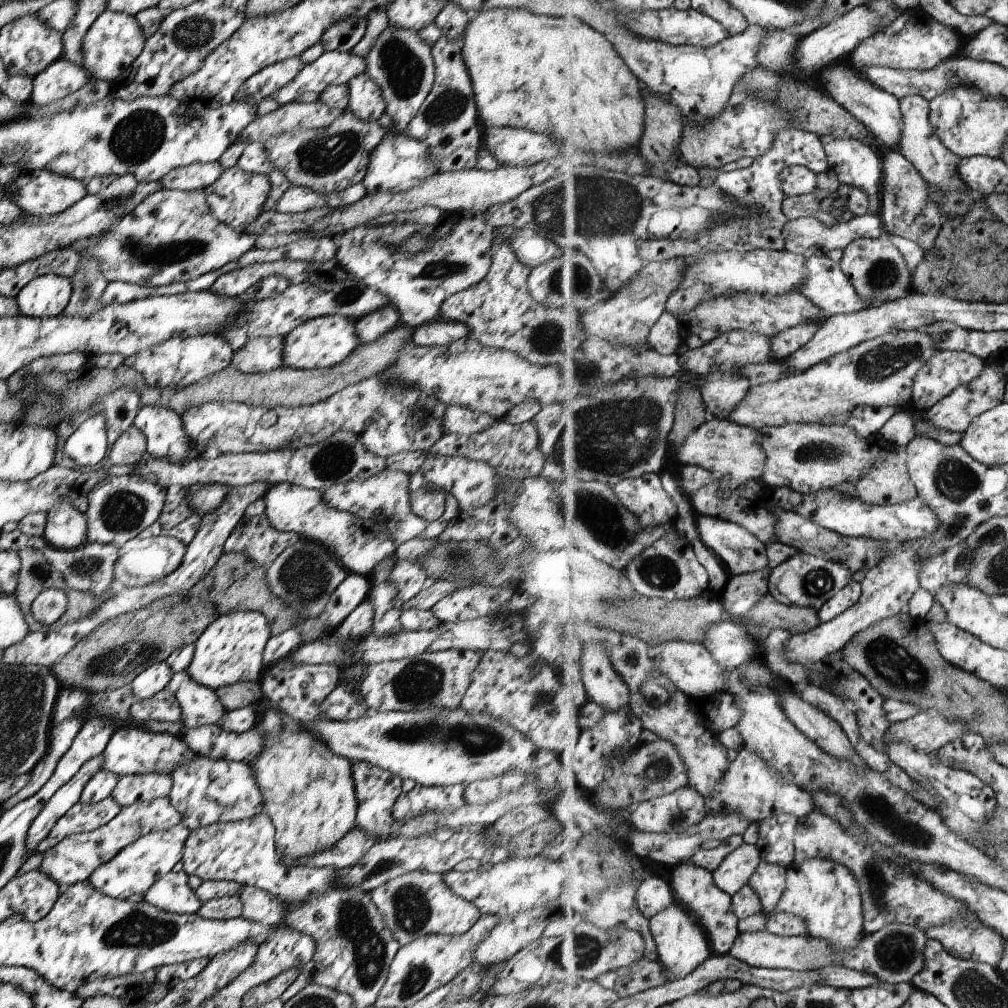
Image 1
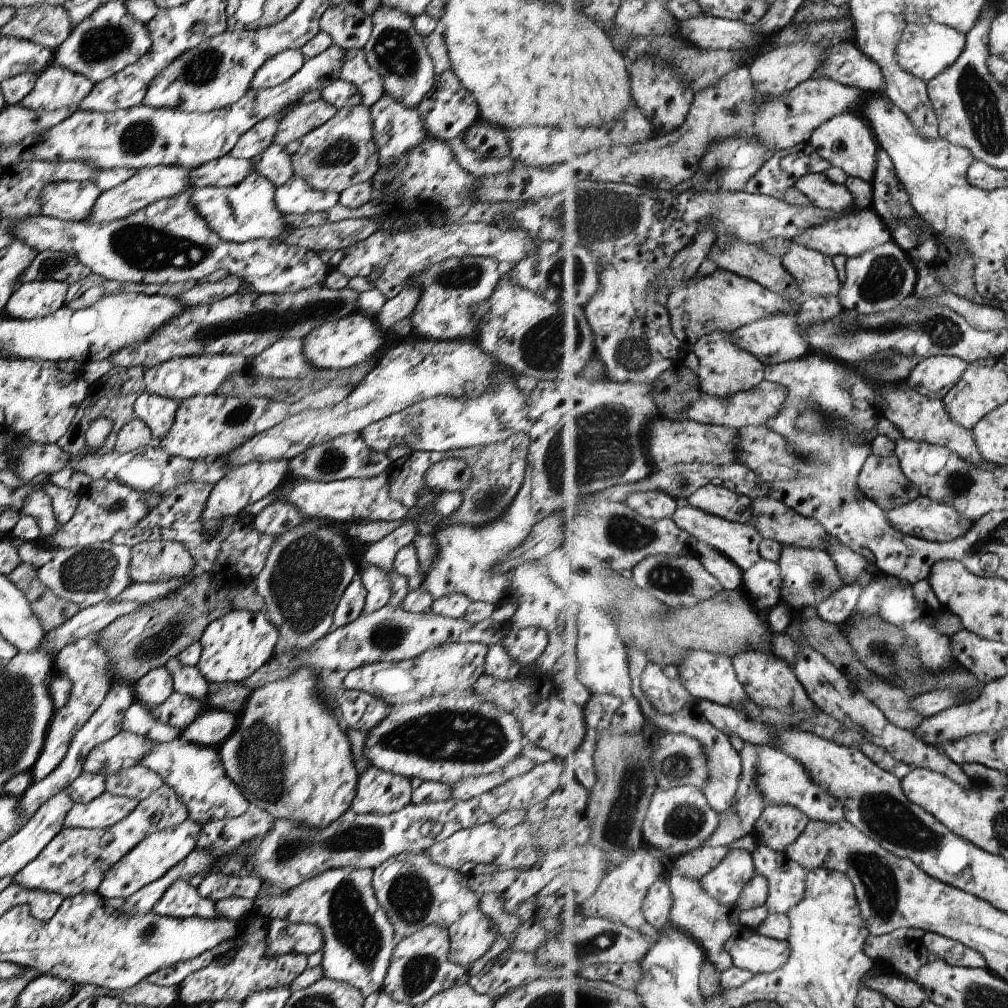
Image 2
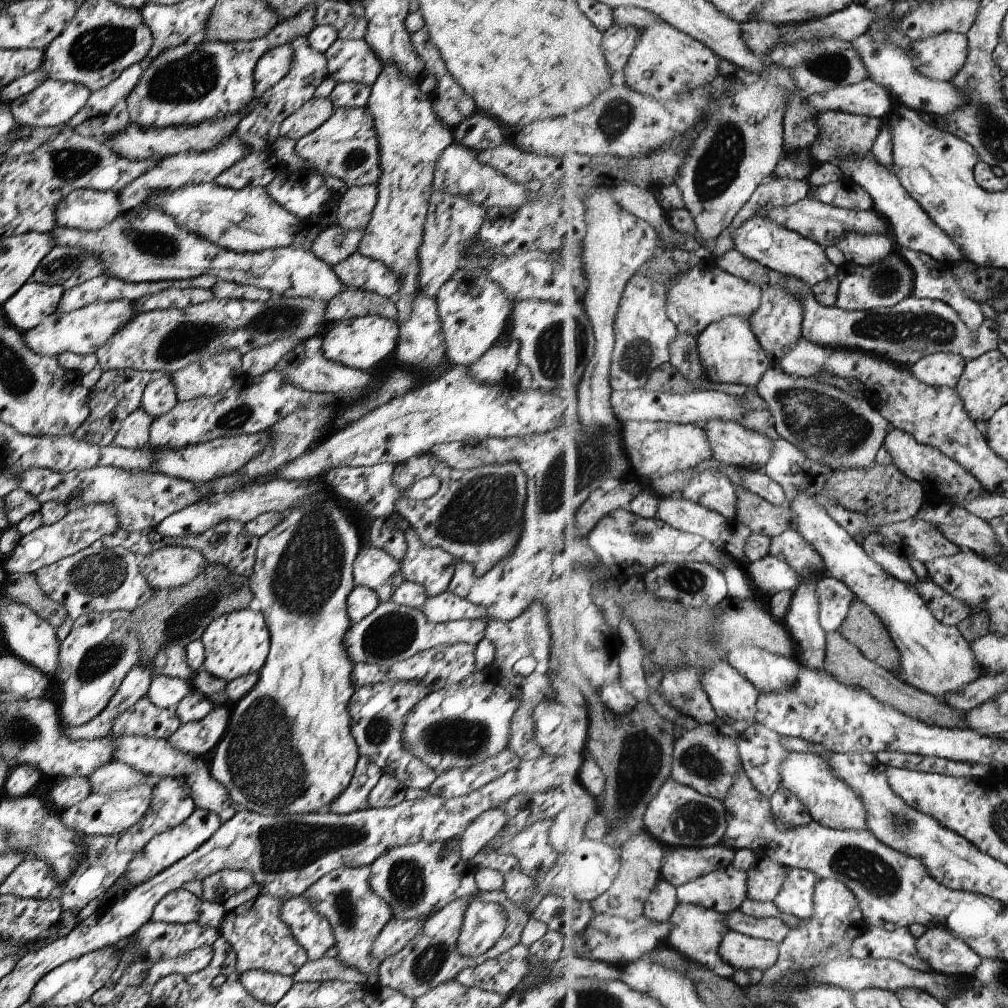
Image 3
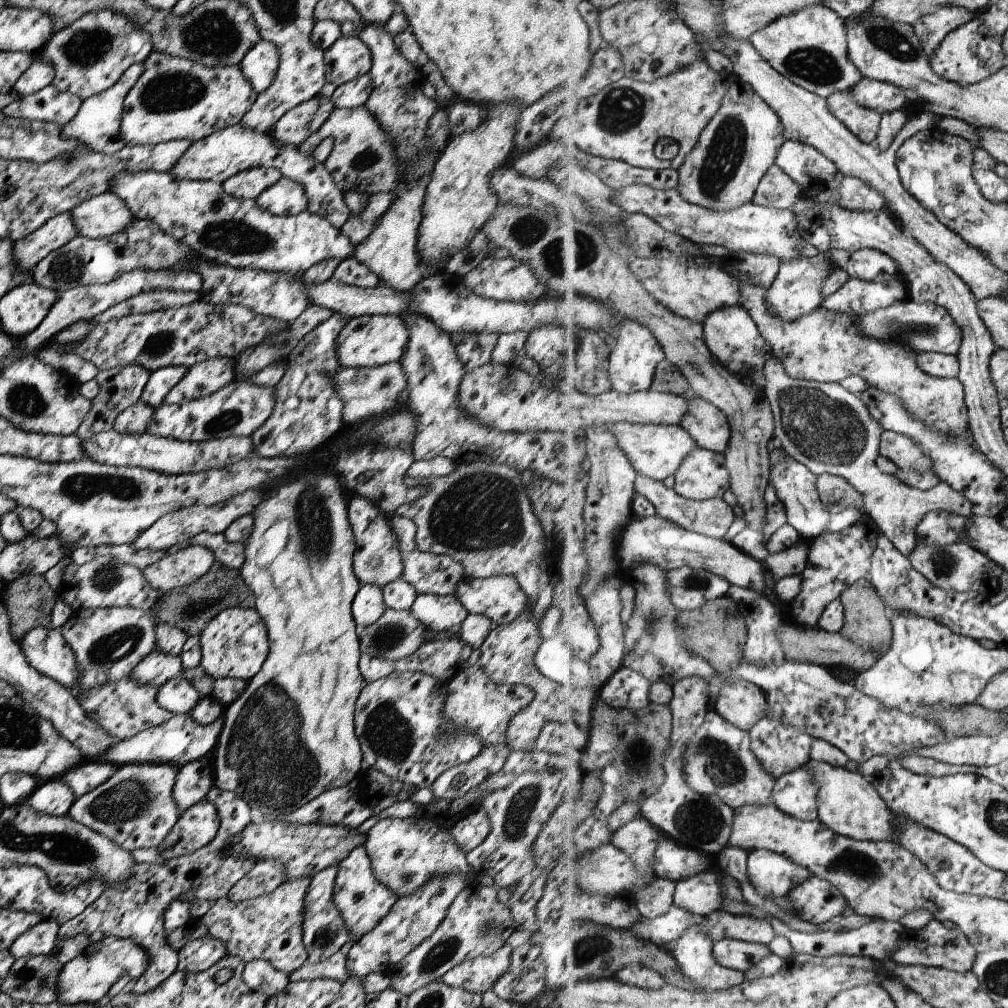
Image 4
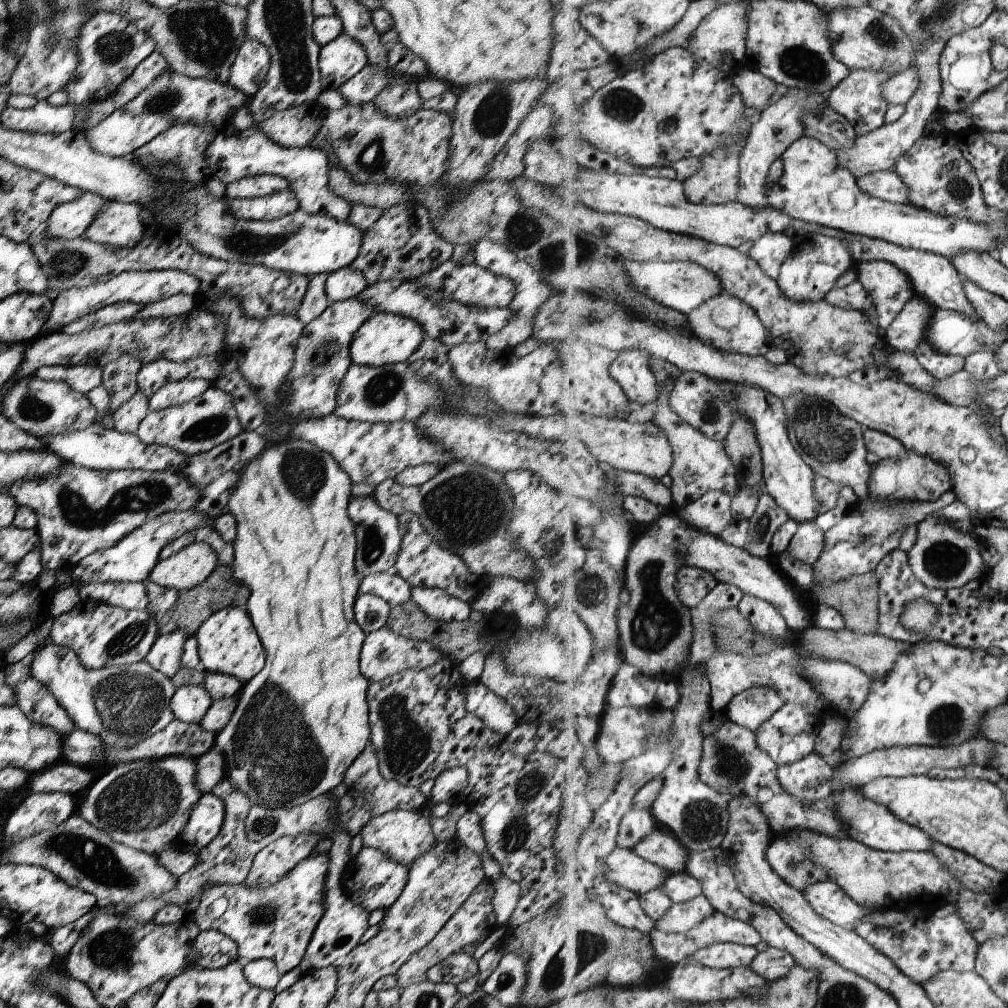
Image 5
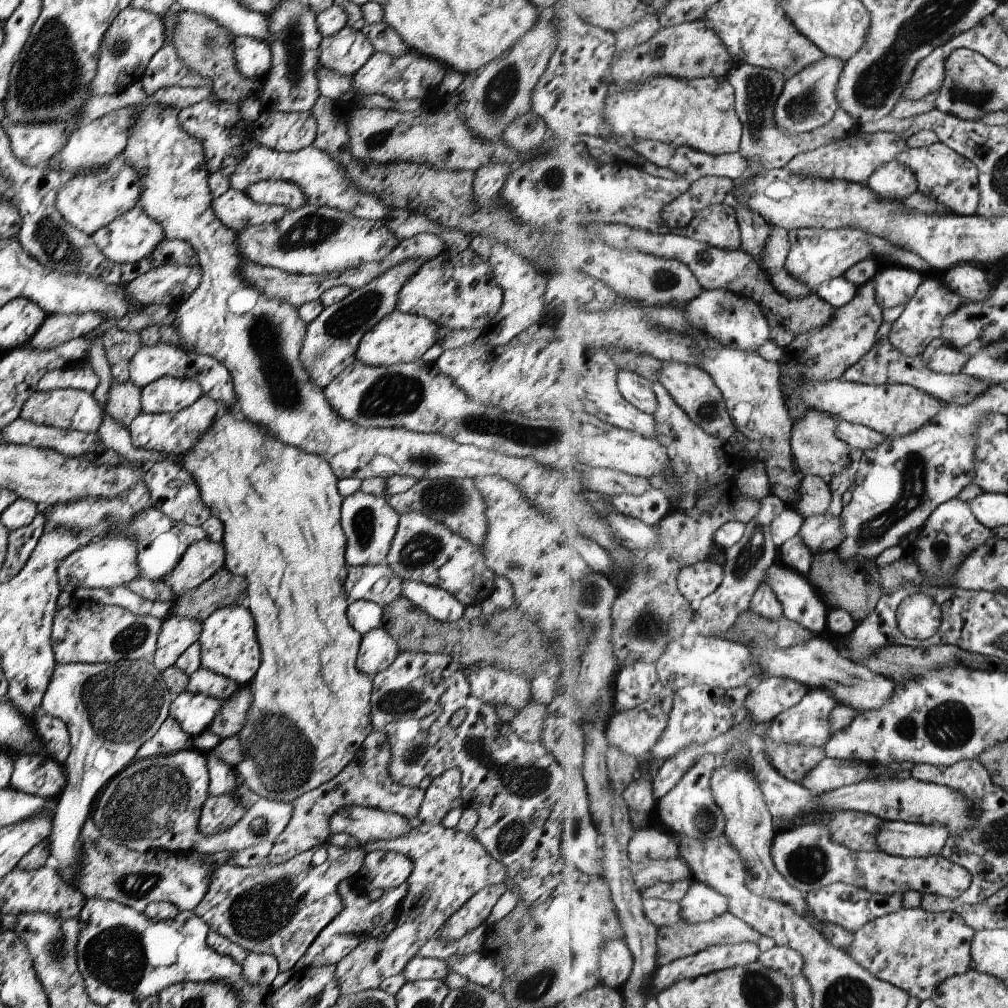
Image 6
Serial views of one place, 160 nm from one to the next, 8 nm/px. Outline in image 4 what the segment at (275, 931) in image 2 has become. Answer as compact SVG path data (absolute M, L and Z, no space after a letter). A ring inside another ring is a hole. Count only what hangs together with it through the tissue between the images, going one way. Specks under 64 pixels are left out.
M337 864L317 872L312 877L309 888L305 890L305 896L303 896L302 944L306 951L305 963L311 966L336 954L343 944L351 939L351 934L347 932L341 914L333 906L335 874L337 874Z

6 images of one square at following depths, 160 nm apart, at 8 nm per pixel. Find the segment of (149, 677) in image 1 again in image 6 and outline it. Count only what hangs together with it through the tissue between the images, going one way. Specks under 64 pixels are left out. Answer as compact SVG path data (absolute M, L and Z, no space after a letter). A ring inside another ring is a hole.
M183 689L170 704L169 715L189 736L206 730L212 716L217 714L221 702L204 694L191 694Z

